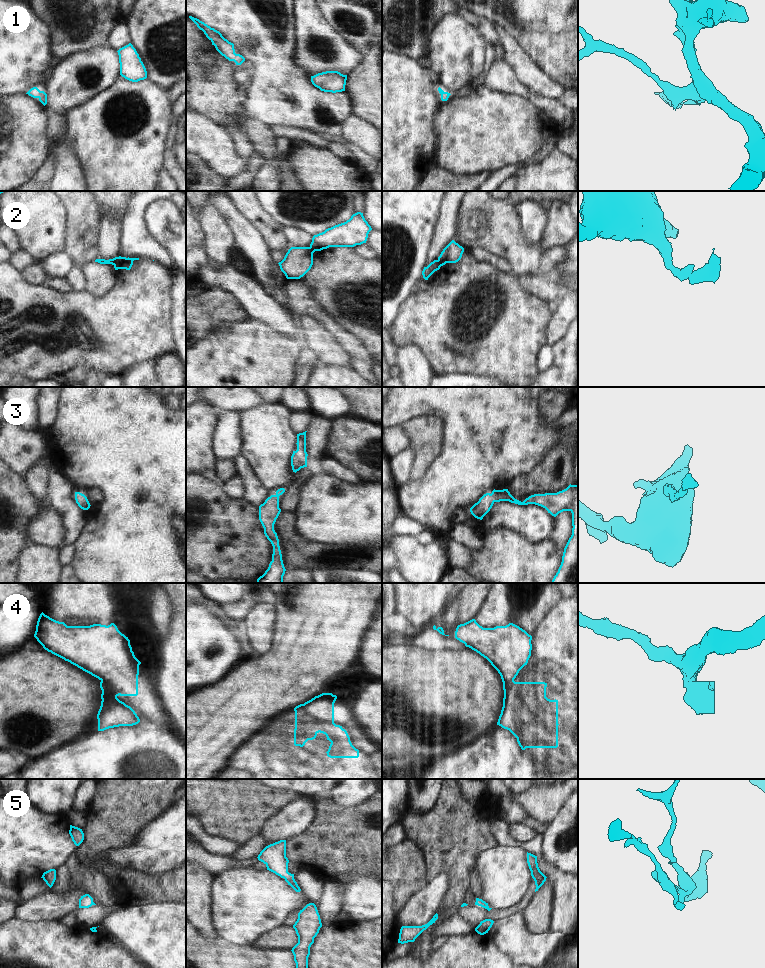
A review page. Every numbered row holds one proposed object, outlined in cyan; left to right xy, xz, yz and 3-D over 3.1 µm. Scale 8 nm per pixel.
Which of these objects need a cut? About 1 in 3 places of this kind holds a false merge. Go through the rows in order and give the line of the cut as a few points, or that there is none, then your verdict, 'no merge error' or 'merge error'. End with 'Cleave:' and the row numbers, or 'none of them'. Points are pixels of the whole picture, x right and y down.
1: no cut; no merge error
2: cut in xy along (121, 257), (113, 264); merge error
3: no cut; no merge error
4: cut in xz along (302, 704), (302, 709), (307, 714), (333, 723); merge error
5: no cut; no merge error
Cleave: 2, 4

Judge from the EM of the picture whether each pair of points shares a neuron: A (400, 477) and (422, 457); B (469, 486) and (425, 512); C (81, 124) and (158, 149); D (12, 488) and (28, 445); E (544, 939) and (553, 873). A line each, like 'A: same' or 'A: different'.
A: different
B: same
C: same
D: different
E: different

